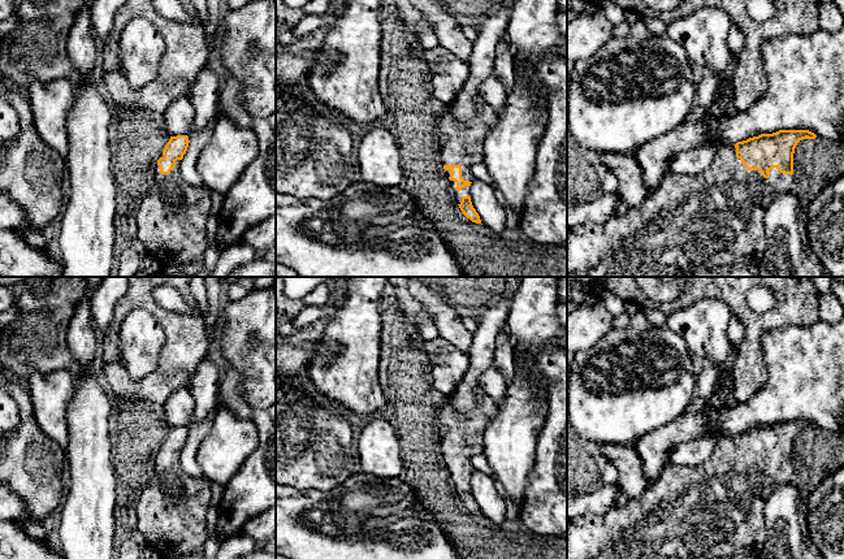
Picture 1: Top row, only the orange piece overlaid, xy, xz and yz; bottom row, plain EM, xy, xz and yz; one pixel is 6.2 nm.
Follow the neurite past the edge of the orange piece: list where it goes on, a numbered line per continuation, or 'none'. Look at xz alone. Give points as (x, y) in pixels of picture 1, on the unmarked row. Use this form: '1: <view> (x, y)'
1: xz (462, 436)

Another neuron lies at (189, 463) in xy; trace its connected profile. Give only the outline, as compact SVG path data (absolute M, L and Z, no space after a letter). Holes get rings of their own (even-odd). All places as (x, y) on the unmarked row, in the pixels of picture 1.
M213 412L209 417L207 417L202 422L191 424L189 426L190 434L186 445L183 446L183 450L181 451L179 460L185 472L187 472L194 477L204 477L202 468L196 462L196 452L202 439L212 428L212 420L215 413L216 412Z

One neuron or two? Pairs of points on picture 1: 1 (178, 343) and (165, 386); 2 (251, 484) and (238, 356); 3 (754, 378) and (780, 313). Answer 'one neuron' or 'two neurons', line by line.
1: one neuron
2: two neurons
3: one neuron

